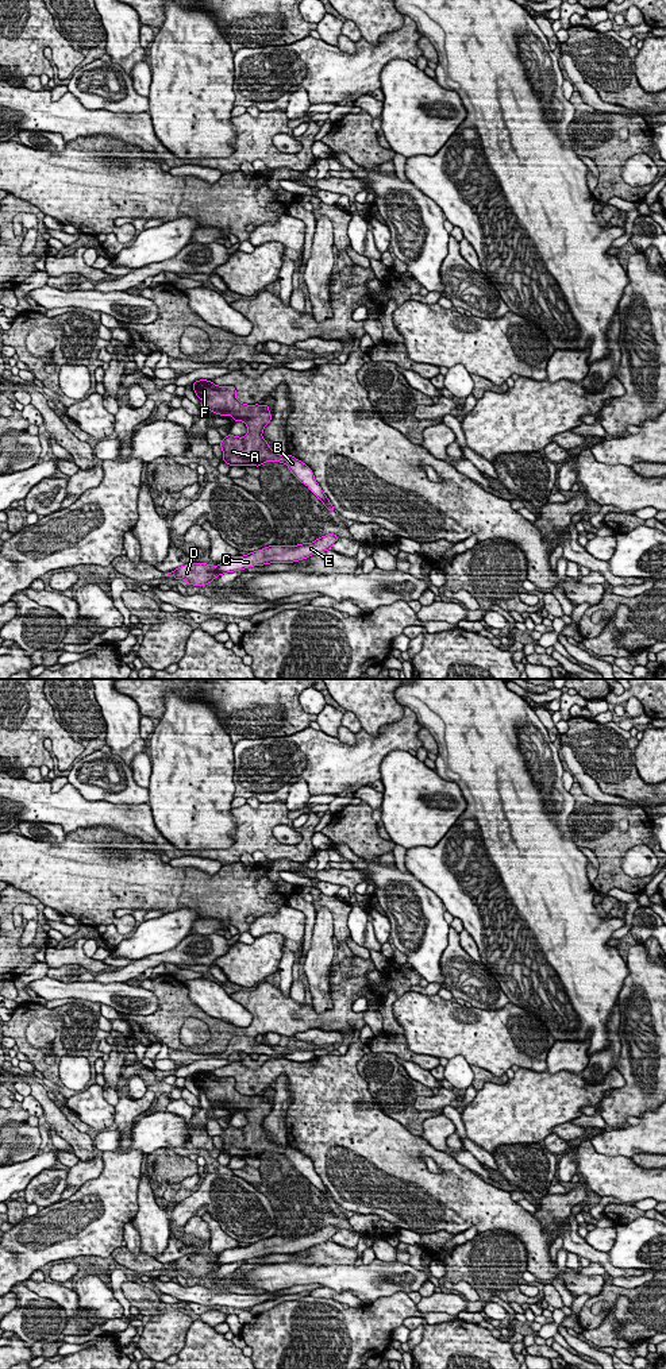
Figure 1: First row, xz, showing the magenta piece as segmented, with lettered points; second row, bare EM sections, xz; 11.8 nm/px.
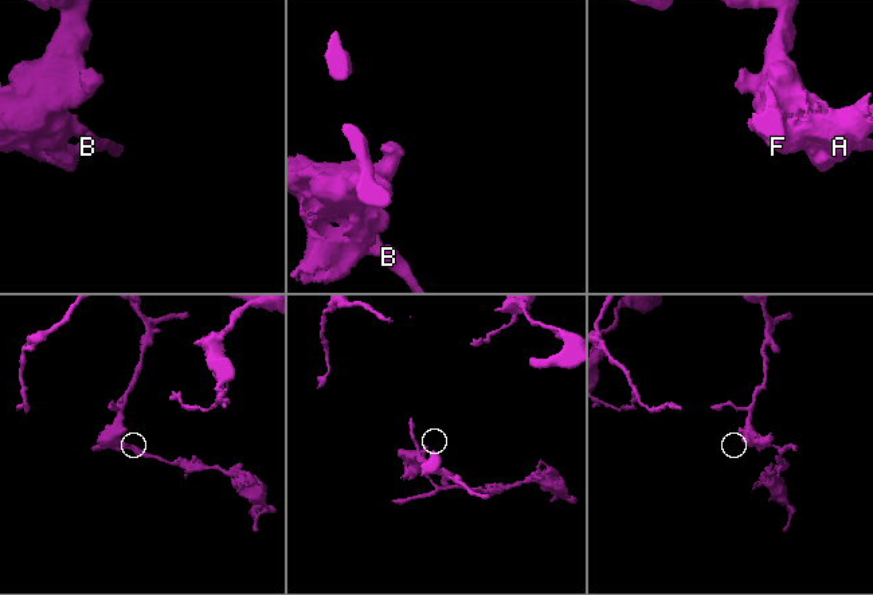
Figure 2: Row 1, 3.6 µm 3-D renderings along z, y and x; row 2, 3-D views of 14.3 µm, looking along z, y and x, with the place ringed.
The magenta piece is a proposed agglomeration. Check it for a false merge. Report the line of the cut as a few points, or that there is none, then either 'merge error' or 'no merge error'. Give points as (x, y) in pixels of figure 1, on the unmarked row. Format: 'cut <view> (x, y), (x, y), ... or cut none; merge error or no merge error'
cut xz (287, 1146), (283, 1153); merge error

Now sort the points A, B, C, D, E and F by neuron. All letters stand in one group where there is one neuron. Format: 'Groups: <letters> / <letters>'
Groups: A F / B C D E

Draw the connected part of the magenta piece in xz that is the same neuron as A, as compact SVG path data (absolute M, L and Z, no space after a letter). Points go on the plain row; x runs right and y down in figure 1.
M196 1072L193 1081L208 1102L220 1107L231 1106L234 1112L243 1112L247 1126L238 1129L224 1127L219 1135L223 1141L223 1153L232 1157L257 1157L265 1153L285 1153L286 1146L276 1145L262 1129L263 1119L270 1114L272 1106L267 1096L246 1096L236 1091L234 1077L217 1077L211 1072Z

